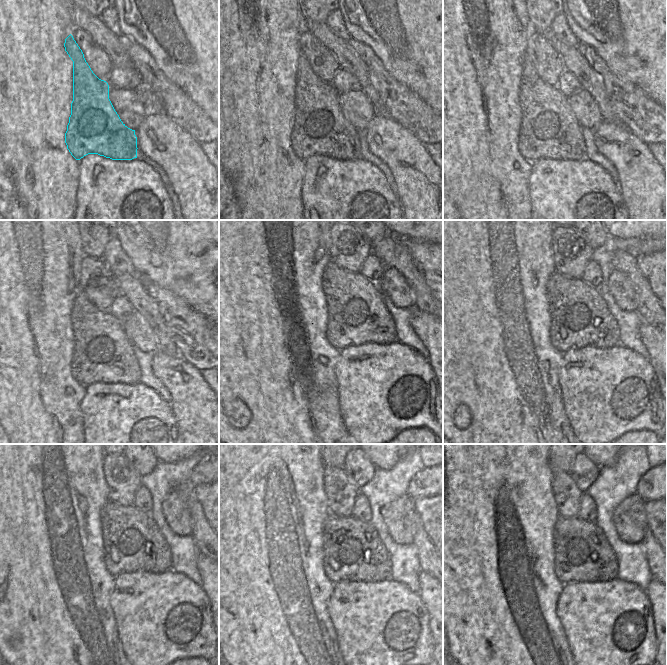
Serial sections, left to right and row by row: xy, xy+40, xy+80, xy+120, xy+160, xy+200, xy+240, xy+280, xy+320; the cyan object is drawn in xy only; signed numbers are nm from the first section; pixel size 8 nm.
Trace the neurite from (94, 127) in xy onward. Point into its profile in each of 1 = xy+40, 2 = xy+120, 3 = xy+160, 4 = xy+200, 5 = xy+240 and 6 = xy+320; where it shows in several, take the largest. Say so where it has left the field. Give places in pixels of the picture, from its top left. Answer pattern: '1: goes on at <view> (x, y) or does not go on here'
1: goes on at xy+40 (320, 127)
2: goes on at xy+120 (103, 353)
3: goes on at xy+160 (351, 320)
4: goes on at xy+200 (576, 321)
5: goes on at xy+240 (128, 545)
6: goes on at xy+320 (582, 553)

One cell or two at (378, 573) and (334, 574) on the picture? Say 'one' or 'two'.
one

